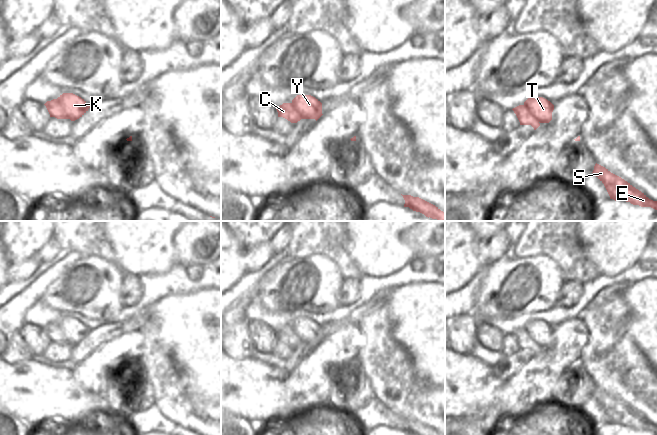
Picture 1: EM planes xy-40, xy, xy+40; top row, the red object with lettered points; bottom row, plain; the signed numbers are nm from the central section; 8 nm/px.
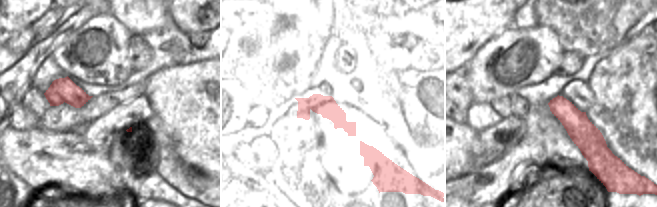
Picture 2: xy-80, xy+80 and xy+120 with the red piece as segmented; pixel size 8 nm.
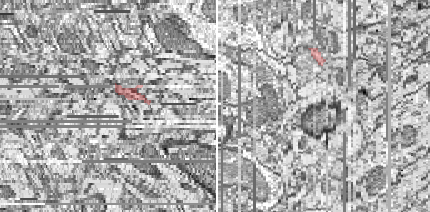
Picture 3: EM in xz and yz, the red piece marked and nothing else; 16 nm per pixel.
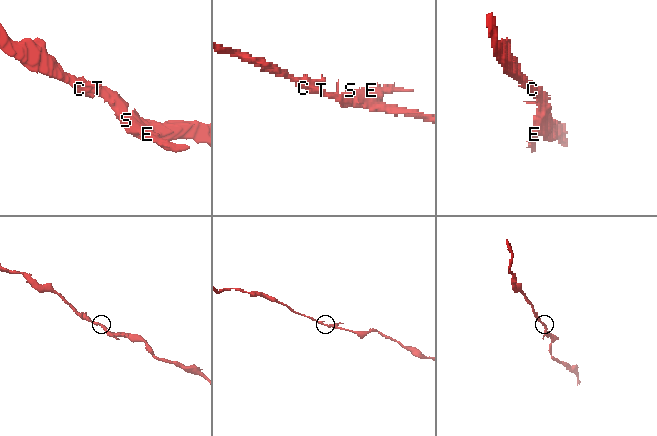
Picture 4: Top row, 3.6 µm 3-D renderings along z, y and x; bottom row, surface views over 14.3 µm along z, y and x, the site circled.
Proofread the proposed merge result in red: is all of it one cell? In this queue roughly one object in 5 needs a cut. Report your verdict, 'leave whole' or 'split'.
leave whole

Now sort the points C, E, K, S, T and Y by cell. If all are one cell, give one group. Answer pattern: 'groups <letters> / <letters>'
groups C E K S T Y

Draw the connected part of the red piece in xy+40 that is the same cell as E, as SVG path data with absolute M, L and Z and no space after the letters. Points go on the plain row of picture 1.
M596 387L592 397L604 408L610 423L657 434L657 425L649 423L644 417L605 391Z

